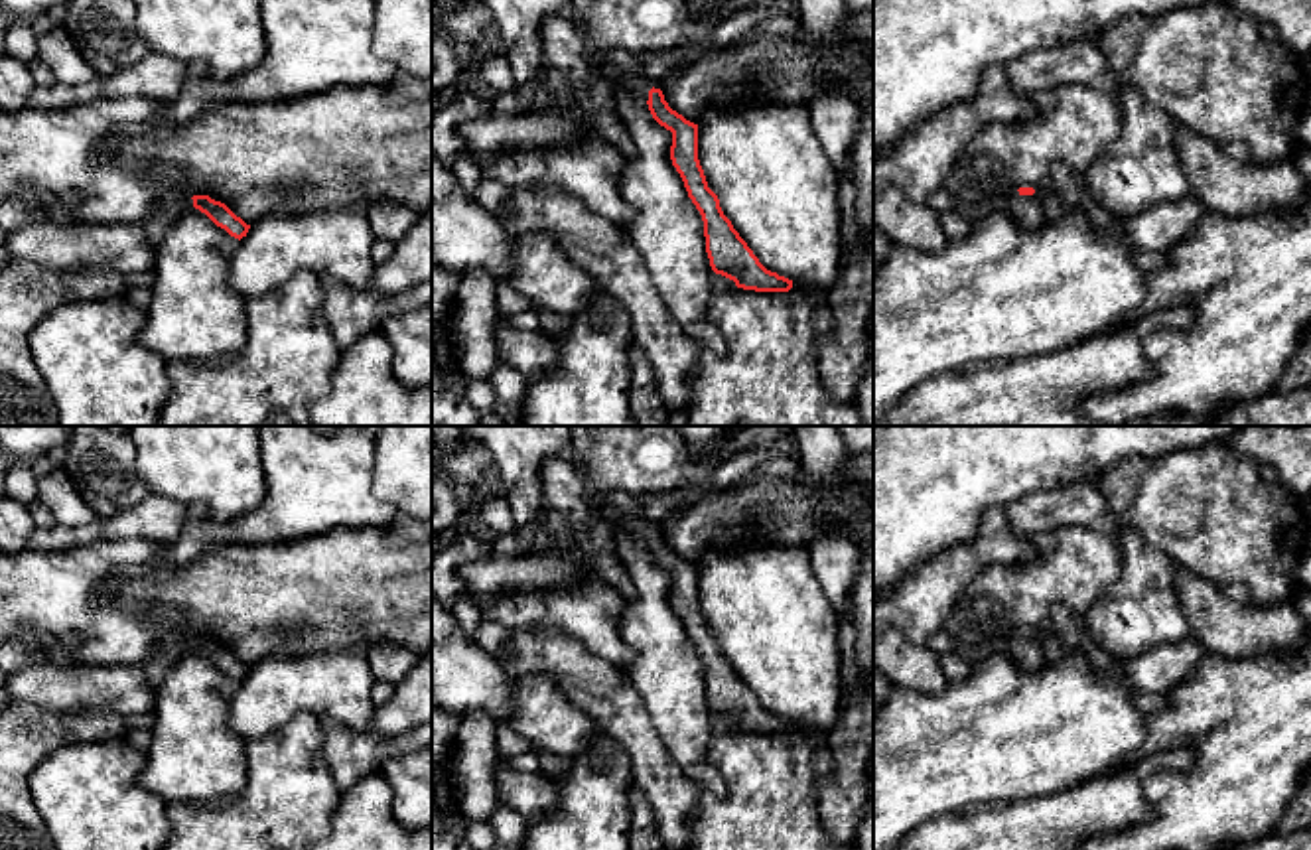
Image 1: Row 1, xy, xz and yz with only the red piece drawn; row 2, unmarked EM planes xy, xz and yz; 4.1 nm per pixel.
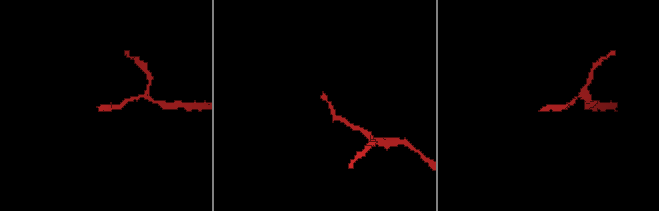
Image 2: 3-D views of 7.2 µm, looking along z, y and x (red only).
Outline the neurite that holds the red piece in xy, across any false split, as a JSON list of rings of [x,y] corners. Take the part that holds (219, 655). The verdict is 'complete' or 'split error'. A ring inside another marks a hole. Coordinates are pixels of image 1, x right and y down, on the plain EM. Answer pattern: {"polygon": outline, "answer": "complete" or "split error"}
{"polygon": [[[166,633],[142,663],[148,688],[156,692],[172,667],[191,651],[205,655],[217,669],[239,682],[246,678],[250,671],[250,667],[237,659],[225,645],[215,643],[209,637],[191,639],[183,633]]], "answer": "split error"}

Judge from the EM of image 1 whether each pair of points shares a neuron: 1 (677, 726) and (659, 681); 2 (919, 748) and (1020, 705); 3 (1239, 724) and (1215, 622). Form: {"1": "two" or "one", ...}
{"1": "one", "2": "one", "3": "two"}

